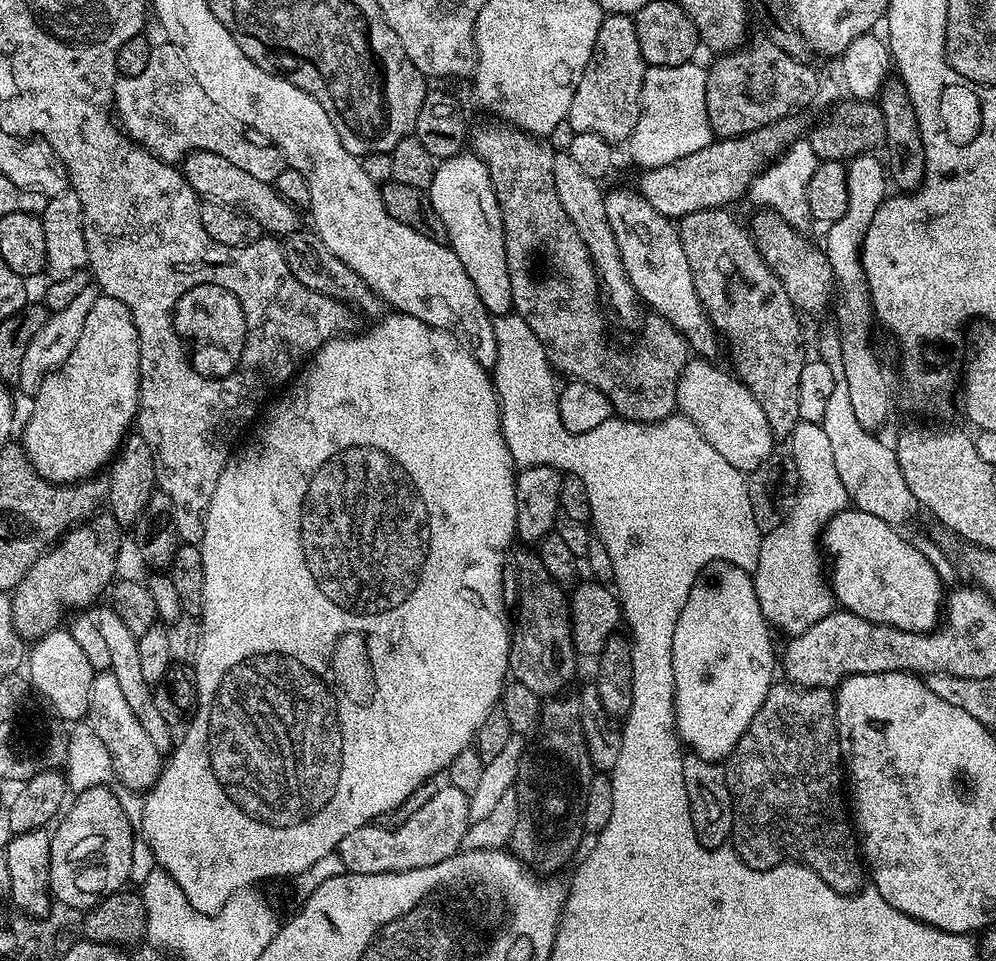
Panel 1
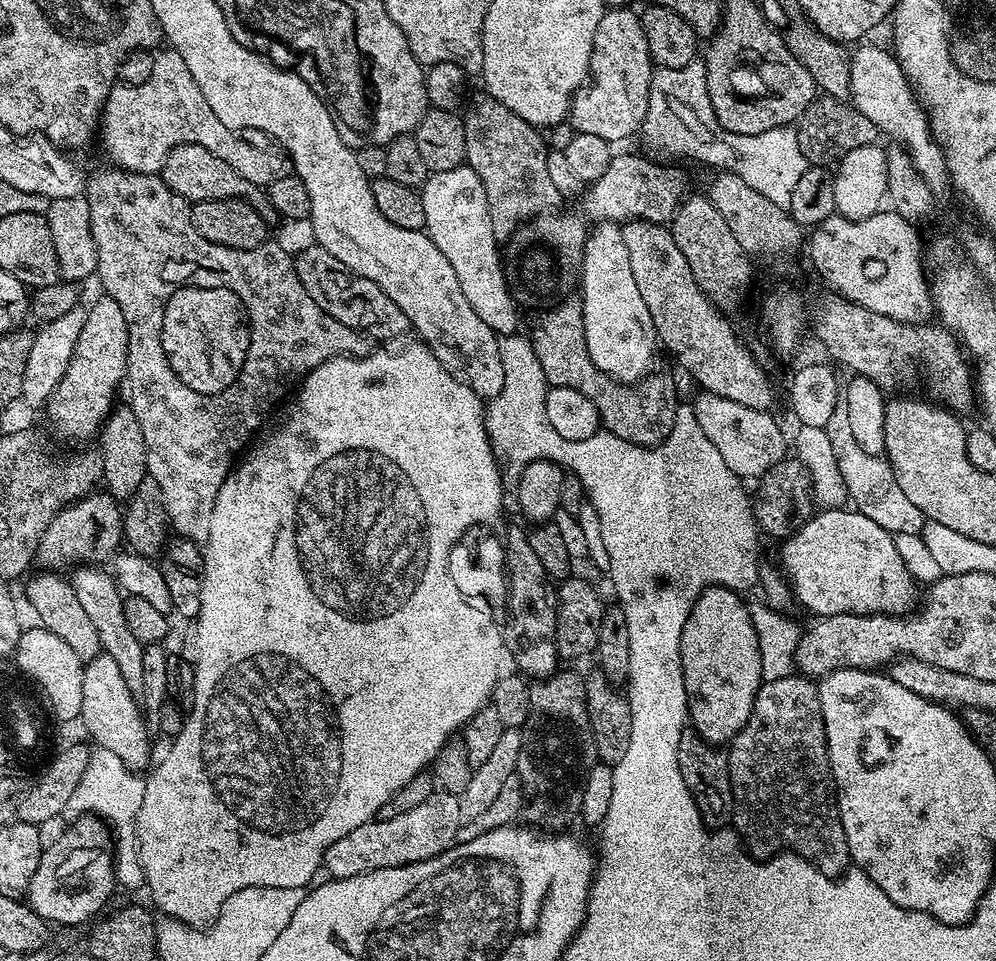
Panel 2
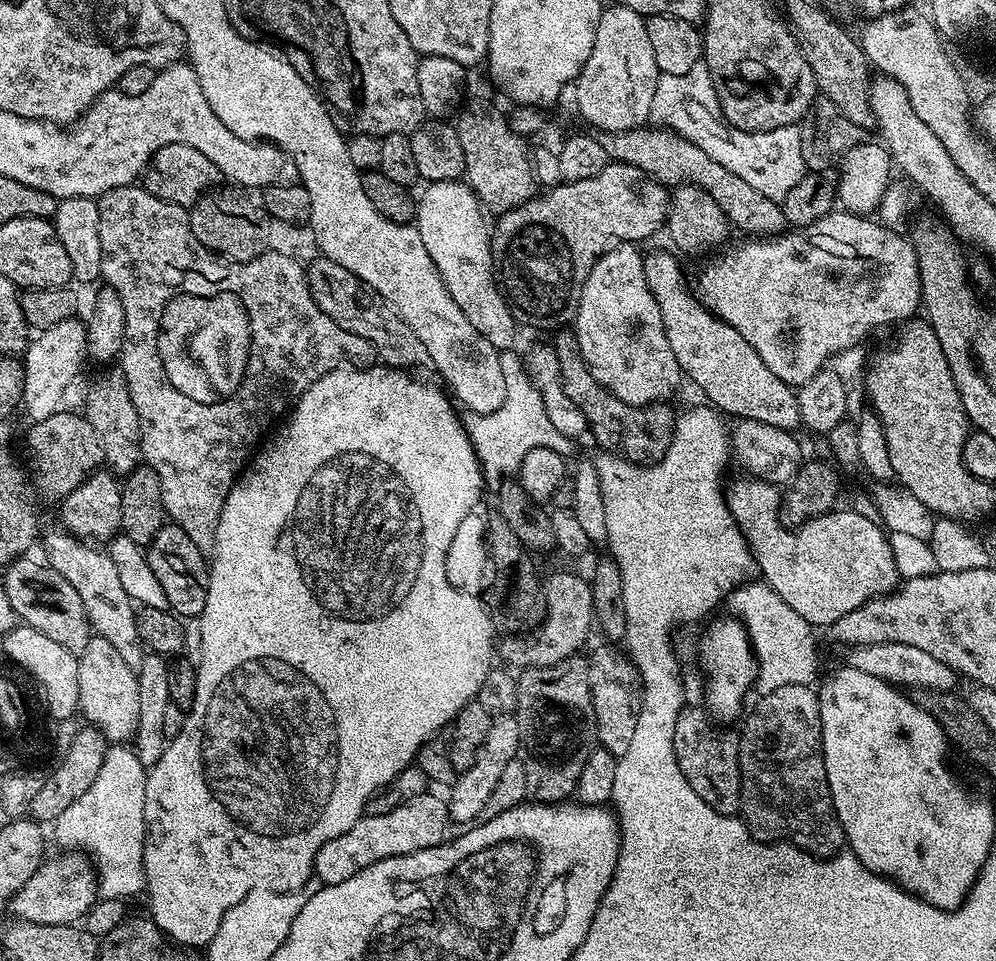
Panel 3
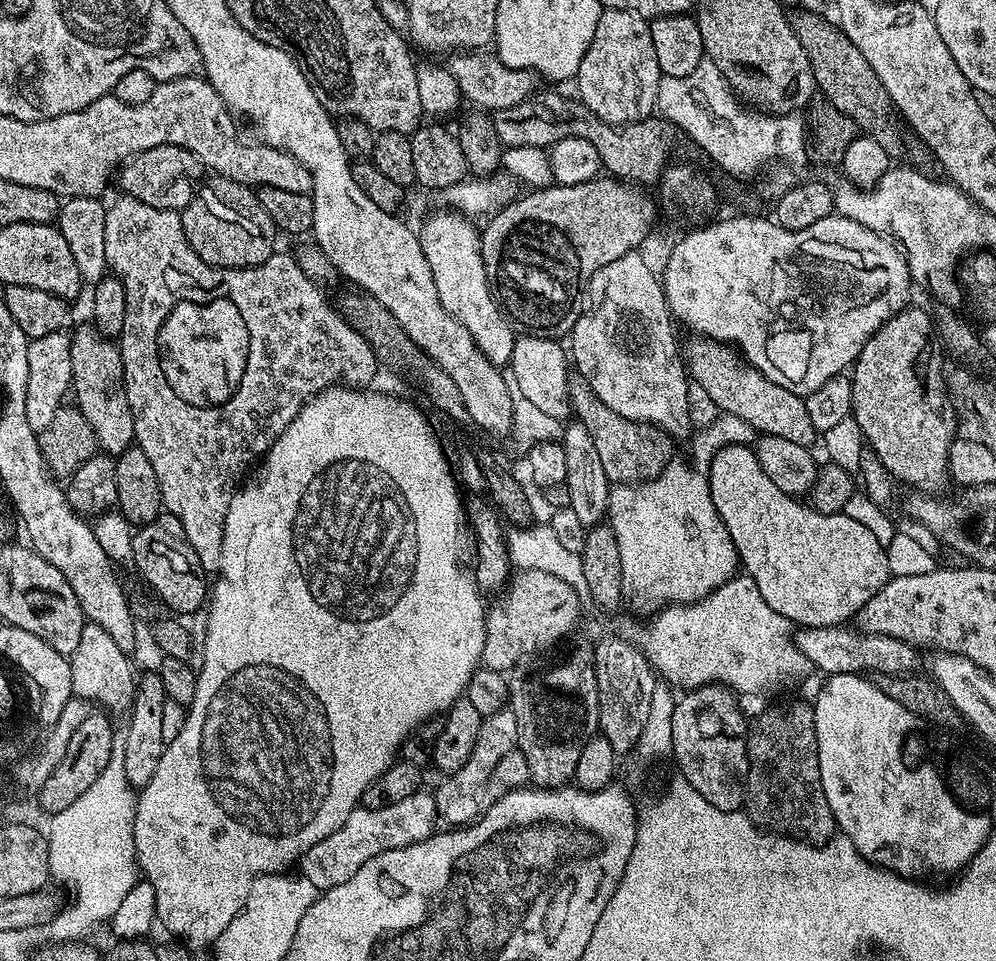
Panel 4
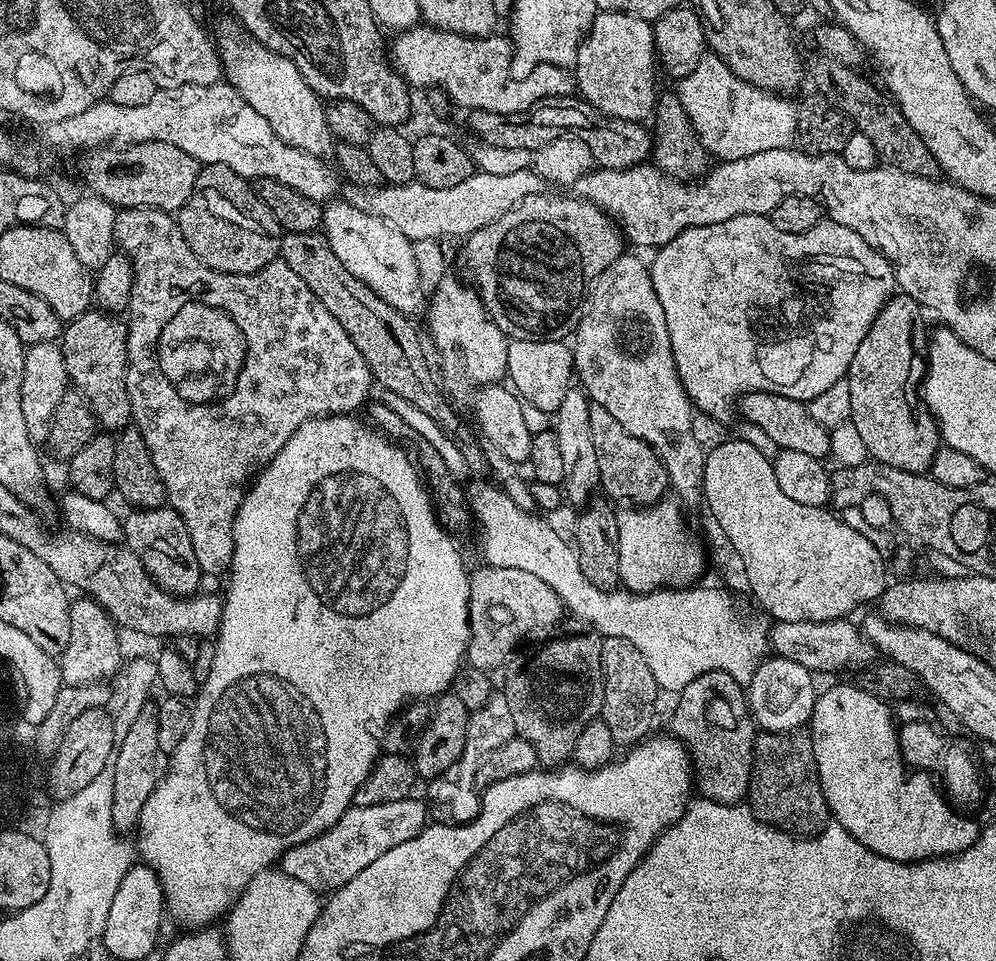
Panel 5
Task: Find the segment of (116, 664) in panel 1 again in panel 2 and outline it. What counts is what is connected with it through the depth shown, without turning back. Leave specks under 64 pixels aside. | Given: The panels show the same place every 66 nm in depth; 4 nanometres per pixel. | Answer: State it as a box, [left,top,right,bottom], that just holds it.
[70,565,145,696]

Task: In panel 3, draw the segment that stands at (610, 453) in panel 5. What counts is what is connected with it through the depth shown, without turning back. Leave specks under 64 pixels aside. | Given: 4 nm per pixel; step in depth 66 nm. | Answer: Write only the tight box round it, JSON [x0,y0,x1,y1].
[554,330,676,464]

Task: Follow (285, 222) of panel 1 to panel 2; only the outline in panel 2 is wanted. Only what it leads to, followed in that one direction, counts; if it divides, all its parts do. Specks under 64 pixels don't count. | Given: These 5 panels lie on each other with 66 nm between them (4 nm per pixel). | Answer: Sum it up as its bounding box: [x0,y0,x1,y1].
[158,144,278,226]

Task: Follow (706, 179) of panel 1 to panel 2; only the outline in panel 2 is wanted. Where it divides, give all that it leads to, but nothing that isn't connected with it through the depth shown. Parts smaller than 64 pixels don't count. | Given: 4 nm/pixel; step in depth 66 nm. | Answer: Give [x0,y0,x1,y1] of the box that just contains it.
[584,155,685,225]

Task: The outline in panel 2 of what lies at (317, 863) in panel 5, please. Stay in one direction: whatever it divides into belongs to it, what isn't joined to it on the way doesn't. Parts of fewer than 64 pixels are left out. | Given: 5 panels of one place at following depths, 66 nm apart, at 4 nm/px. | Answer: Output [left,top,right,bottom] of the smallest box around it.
[323,790,461,880]

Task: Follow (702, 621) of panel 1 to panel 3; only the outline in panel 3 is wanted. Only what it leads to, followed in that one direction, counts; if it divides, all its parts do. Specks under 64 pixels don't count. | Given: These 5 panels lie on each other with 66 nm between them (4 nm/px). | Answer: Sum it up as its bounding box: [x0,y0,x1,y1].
[700,619,757,722]

